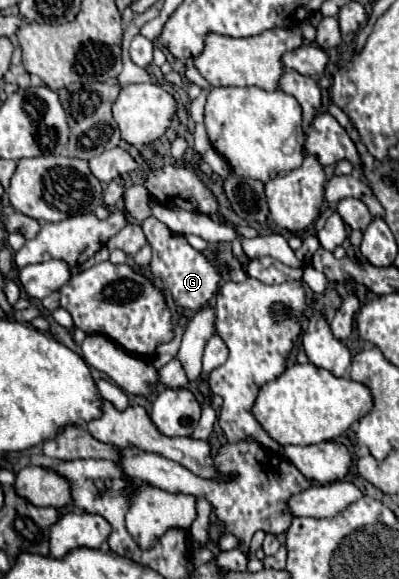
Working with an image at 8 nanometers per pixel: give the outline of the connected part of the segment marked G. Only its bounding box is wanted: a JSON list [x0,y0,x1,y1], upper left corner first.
[141,217,219,311]

